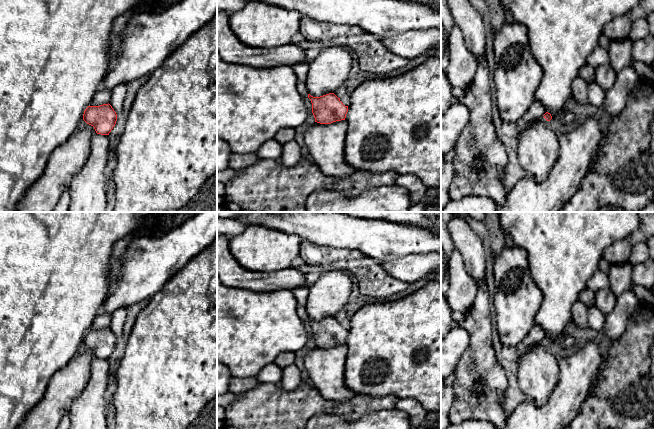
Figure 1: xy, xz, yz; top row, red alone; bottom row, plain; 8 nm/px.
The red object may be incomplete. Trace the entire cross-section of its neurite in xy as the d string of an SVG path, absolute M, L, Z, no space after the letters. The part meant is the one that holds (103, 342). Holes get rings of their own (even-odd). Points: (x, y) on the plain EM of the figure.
M109 327L88 330L84 335L83 344L93 350L97 358L109 359L116 348L117 338Z

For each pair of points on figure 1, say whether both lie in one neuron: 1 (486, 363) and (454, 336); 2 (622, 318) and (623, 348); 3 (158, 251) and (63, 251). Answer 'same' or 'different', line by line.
1: different
2: different
3: different

